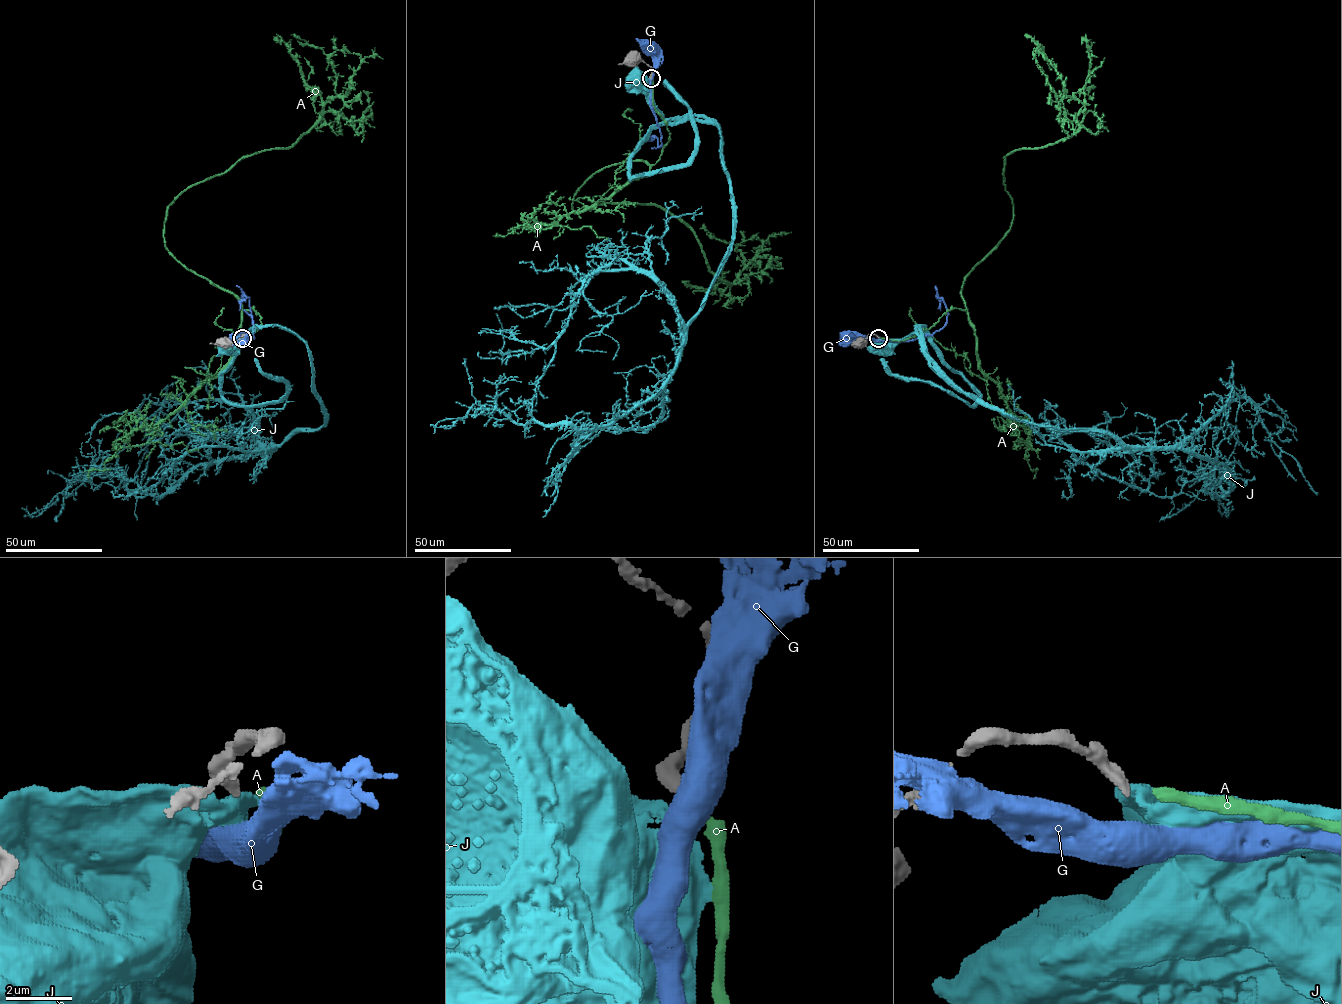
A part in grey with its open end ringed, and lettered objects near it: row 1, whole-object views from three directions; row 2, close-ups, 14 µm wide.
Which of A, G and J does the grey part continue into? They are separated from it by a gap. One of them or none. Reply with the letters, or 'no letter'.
A

